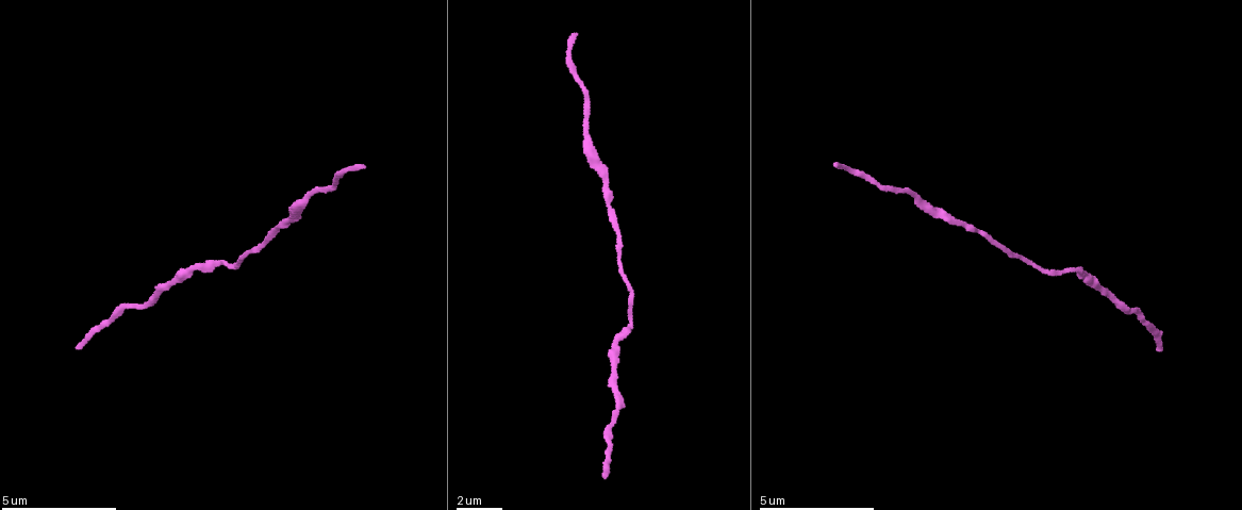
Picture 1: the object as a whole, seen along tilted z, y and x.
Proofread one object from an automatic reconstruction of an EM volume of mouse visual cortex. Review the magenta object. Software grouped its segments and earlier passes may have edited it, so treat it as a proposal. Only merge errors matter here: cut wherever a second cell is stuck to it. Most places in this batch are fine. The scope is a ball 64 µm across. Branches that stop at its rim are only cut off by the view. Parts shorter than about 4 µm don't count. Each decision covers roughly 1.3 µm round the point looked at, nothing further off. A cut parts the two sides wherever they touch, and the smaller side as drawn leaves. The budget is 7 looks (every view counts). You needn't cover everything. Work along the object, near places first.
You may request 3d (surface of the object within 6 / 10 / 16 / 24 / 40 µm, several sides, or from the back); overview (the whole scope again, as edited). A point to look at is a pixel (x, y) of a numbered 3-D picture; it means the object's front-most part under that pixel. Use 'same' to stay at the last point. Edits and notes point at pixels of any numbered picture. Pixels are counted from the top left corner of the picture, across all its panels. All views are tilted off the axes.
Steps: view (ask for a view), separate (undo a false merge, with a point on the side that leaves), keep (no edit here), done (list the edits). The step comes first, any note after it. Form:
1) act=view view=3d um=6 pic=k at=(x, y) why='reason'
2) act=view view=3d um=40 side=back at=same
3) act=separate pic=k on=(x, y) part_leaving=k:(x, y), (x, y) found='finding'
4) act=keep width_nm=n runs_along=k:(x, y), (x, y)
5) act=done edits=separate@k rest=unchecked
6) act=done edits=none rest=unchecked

act=view view=3d um=16 pic=1 at=(616, 231) why='thick turns thin'

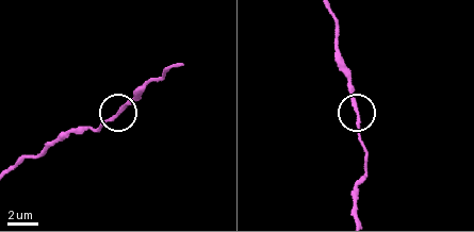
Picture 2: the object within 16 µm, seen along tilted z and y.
act=keep runs_along=2:(359, 135), (347, 78) found='all the same cell'

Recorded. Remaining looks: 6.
act=view view=3d um=10 pic=1 at=(1080, 271) why='thick turns thin'

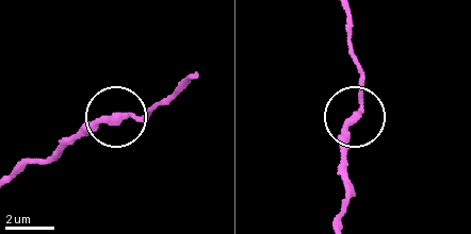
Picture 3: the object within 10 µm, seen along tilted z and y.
act=keep runs_along=3:(351, 50), (359, 93), (343, 161) found='one cell here'

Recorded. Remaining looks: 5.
act=view view=3d um=6 pic=1 at=(586, 132) why='thick turns thin'

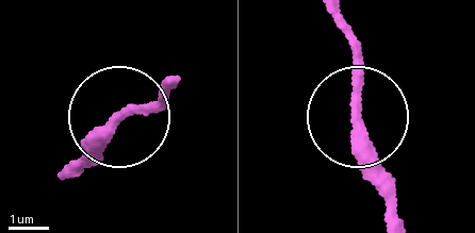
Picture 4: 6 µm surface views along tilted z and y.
act=view view=3d um=6 side=back pic=4 at=(358, 114)

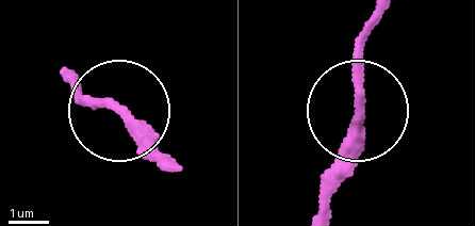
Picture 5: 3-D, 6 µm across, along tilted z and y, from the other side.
act=keep runs_along=5:(318, 205), (358, 109), (356, 47), (371, 15) found='all the same cell'

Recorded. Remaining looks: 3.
act=done edits=none rest=unchecked

